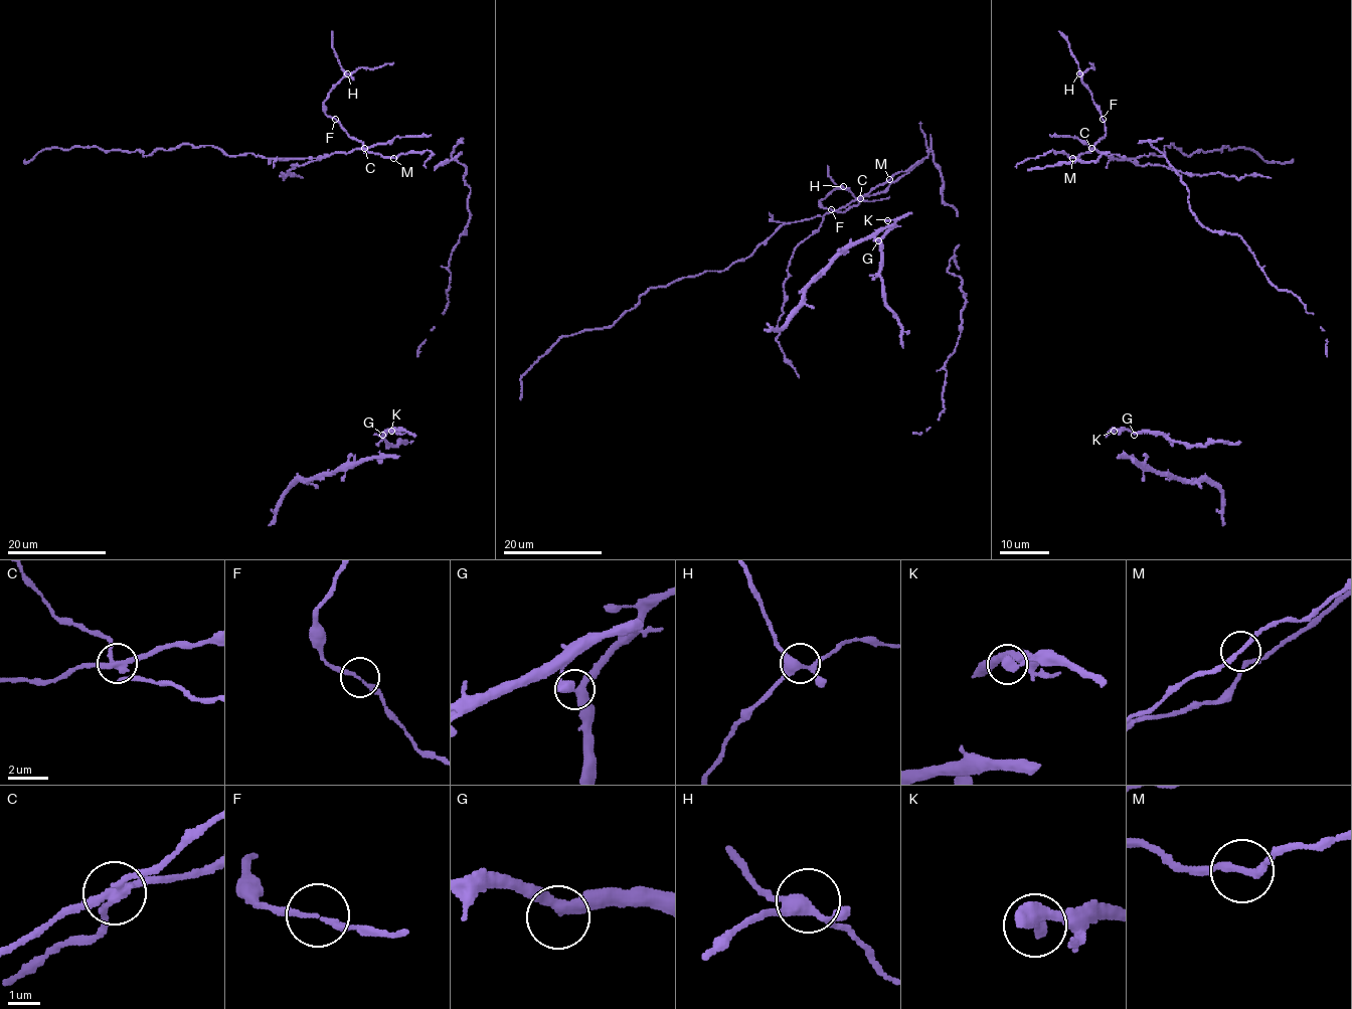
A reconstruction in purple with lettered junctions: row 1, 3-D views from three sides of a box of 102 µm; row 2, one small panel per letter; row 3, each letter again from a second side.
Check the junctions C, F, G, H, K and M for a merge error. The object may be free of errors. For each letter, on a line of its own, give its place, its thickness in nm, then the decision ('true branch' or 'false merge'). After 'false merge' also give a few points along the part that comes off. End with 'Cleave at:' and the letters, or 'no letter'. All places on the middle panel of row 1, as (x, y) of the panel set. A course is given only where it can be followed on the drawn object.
C: at (860, 198); 260 nm thick; false merge; foreign part runs (861, 197), (783, 223), (723, 271), (651, 287), (612, 325), (561, 336), (521, 377), (521, 399)
F: at (831, 209); 160 nm thick; true branch
G: at (878, 240); 360 nm thick; true branch
H: at (843, 186); 320 nm thick; true branch
K: at (887, 220); 400 nm thick; true branch
M: at (889, 179); 240 nm thick; true branch
Cleave at: C

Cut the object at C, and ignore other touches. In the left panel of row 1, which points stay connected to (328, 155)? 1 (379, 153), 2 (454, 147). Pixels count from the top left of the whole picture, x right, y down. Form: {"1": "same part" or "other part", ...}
{"1": "other part", "2": "other part"}

